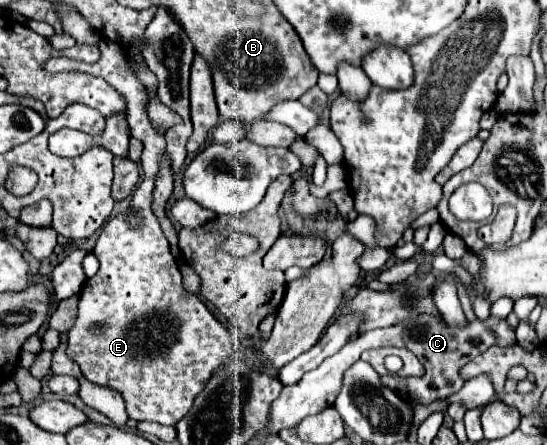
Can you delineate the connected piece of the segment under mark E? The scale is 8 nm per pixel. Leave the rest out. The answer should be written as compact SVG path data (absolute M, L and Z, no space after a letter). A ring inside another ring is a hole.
M101 39L99 51L101 59L93 65L67 57L51 57L43 63L43 69L47 73L77 71L103 77L125 95L129 129L133 137L145 143L141 155L143 181L135 189L129 205L131 211L137 211L141 225L133 227L127 221L127 213L119 213L103 227L93 249L101 267L83 283L77 321L67 339L67 355L81 367L91 383L121 393L129 419L175 425L187 415L213 369L227 361L221 345L223 341L229 341L229 357L233 357L233 333L209 313L197 295L187 293L181 285L181 273L169 251L169 243L151 211L151 195L165 153L165 137L153 129L147 117L145 103L149 97L133 71L129 71L125 49L111 39ZM93 325L101 329L93 333Z

